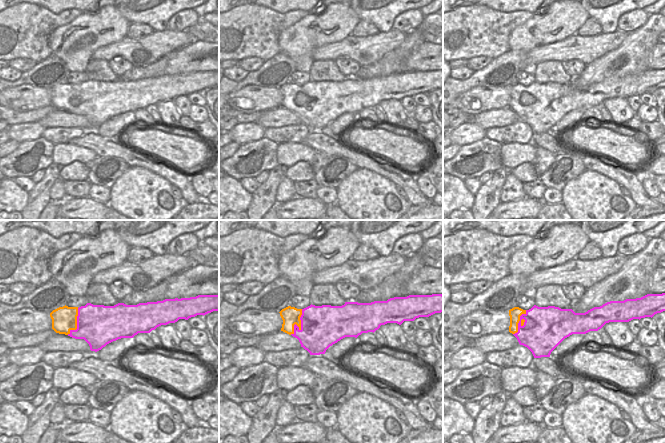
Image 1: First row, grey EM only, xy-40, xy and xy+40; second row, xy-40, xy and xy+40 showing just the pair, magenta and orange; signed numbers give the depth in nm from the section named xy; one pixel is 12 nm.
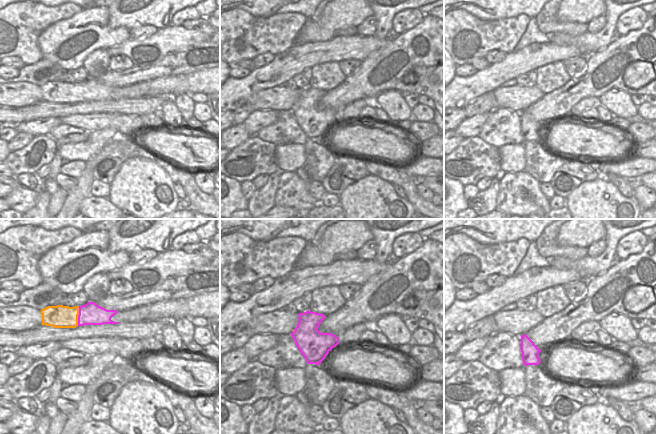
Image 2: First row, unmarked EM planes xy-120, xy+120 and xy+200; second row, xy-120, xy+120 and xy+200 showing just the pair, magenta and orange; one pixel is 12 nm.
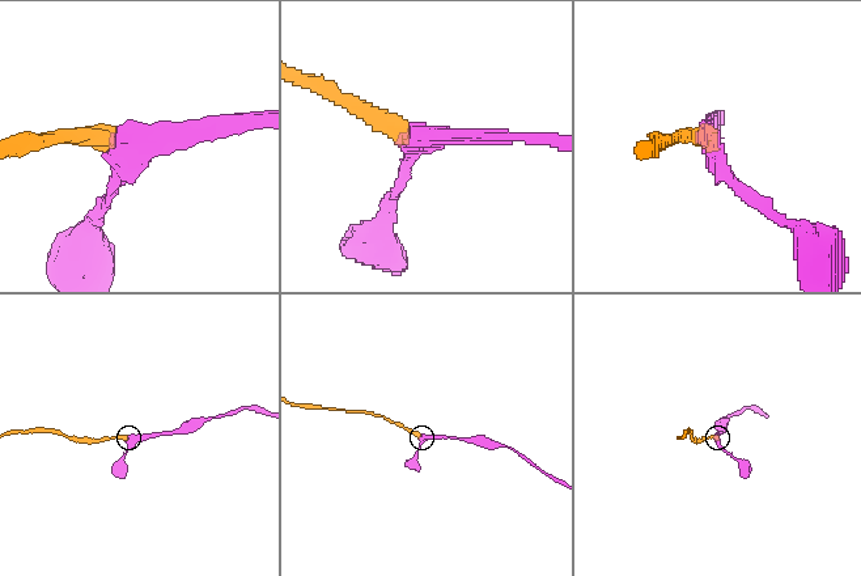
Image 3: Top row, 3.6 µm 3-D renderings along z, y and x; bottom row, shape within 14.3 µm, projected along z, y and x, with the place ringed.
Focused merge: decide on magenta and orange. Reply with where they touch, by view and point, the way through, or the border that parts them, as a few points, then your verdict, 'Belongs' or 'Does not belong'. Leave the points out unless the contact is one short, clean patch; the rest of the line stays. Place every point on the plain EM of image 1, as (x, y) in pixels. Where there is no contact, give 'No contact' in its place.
Touches magenta at xy+40 (519, 98). Path across: xy+40 (536, 110), (519, 98), (514, 89). Belongs.

